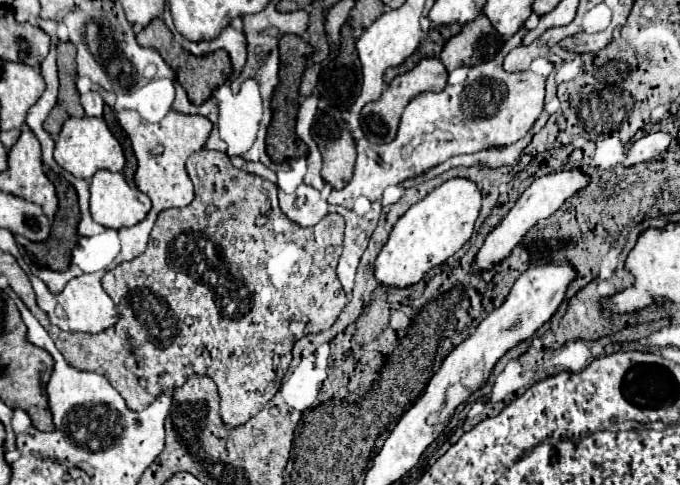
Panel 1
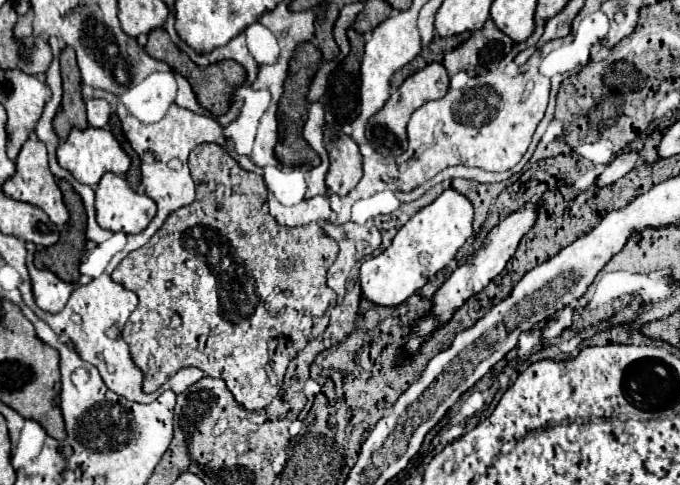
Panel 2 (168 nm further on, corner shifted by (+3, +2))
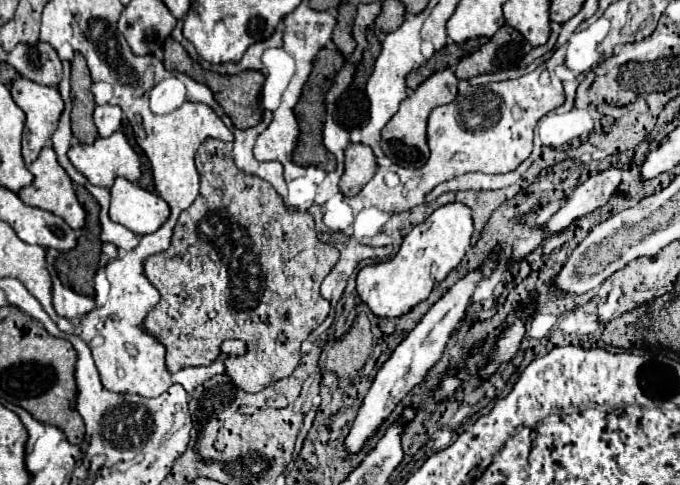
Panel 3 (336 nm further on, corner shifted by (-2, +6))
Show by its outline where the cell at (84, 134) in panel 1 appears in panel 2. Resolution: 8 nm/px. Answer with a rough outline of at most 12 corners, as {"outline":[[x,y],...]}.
{"outline":[[72,129],[58,163],[96,187],[130,157],[108,129]]}

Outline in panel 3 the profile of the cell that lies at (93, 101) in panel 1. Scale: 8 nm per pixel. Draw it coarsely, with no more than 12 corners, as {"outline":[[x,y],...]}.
{"outline":[[97,105],[93,119],[99,135],[109,137],[121,125],[121,109]]}

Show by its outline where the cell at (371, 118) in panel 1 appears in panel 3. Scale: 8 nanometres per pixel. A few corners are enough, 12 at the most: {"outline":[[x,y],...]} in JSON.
{"outline":[[451,69],[435,71],[389,119],[381,149],[401,167],[421,167],[431,109],[455,99]]}

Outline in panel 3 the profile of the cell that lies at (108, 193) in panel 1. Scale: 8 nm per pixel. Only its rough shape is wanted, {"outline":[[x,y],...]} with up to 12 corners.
{"outline":[[123,177],[111,187],[109,219],[135,235],[157,231],[169,205]]}

